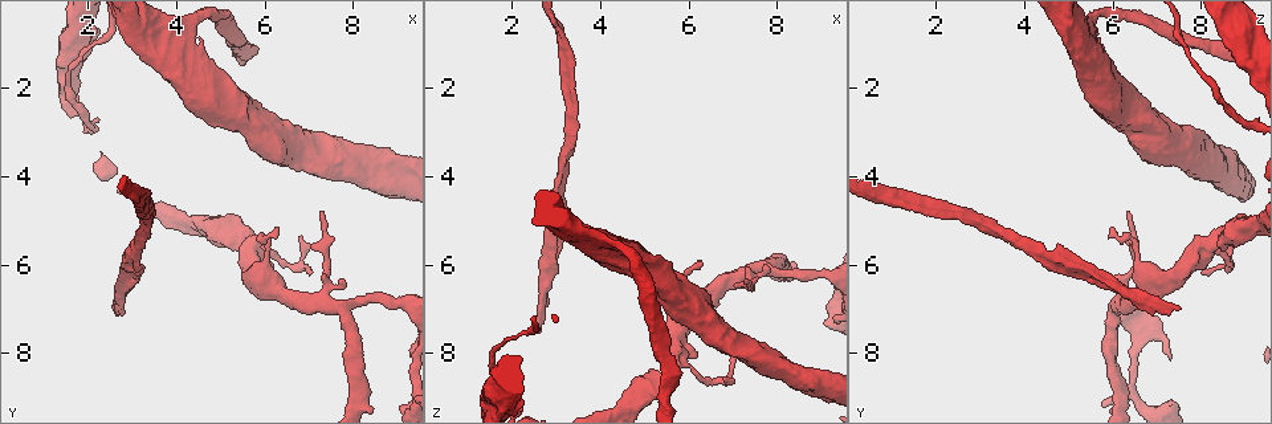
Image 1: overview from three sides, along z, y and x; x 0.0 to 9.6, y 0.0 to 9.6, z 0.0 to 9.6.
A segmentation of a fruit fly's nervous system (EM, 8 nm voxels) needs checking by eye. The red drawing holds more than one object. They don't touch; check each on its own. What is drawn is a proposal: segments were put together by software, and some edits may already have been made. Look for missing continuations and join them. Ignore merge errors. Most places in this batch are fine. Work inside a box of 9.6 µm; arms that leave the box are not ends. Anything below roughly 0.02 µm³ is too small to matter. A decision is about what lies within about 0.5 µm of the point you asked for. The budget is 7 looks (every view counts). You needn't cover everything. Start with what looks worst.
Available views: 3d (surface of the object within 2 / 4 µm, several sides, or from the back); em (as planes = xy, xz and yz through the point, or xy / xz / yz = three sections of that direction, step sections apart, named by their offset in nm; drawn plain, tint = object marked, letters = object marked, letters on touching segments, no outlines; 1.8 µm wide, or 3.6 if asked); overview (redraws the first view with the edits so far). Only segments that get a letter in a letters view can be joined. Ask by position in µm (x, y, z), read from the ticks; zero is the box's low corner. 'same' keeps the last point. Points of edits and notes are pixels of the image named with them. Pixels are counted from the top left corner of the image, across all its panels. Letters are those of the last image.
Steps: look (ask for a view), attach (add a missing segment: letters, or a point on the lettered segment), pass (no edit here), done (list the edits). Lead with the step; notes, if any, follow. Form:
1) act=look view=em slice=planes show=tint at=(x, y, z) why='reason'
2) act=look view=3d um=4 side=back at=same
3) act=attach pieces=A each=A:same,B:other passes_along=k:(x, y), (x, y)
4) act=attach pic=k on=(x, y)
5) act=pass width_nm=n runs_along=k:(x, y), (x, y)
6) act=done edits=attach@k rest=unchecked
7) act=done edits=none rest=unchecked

act=look view=3d um=2 at=(2.55, 7.05, 7.45) why='an open end'

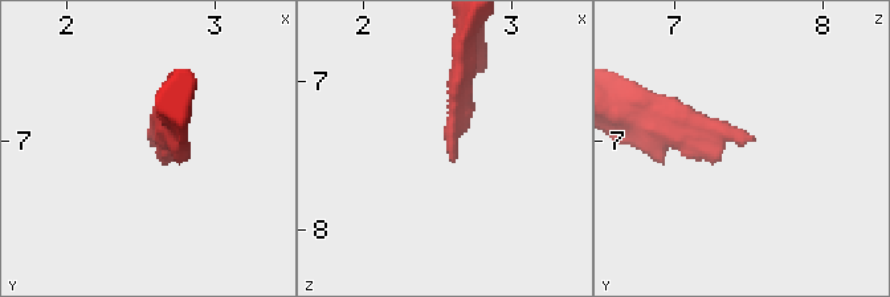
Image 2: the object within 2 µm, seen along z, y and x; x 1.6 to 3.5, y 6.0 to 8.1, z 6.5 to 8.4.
act=look view=em slice=planes show=tint at=(2.58, 6.96, 7.50)

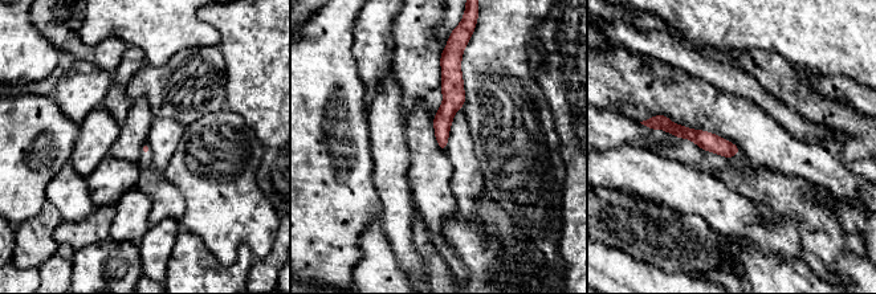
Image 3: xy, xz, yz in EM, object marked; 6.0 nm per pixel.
act=look view=em slice=planes show=letters at=same

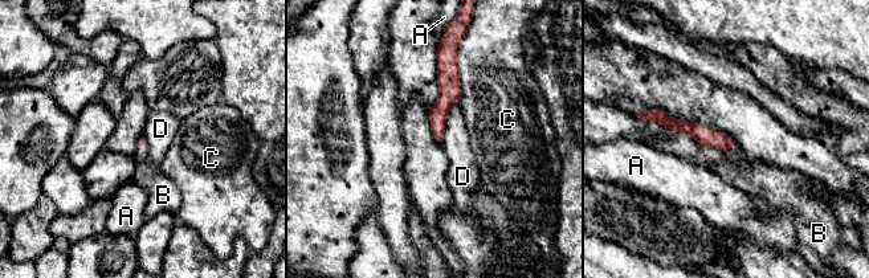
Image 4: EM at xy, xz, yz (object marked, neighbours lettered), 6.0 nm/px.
act=attach pieces=B each=A:other,B:same,C:other,D:other passes_along=4:(702, 134), (729, 147), (755, 178) found='the neuron continues'

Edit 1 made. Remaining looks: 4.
act=look view=overview

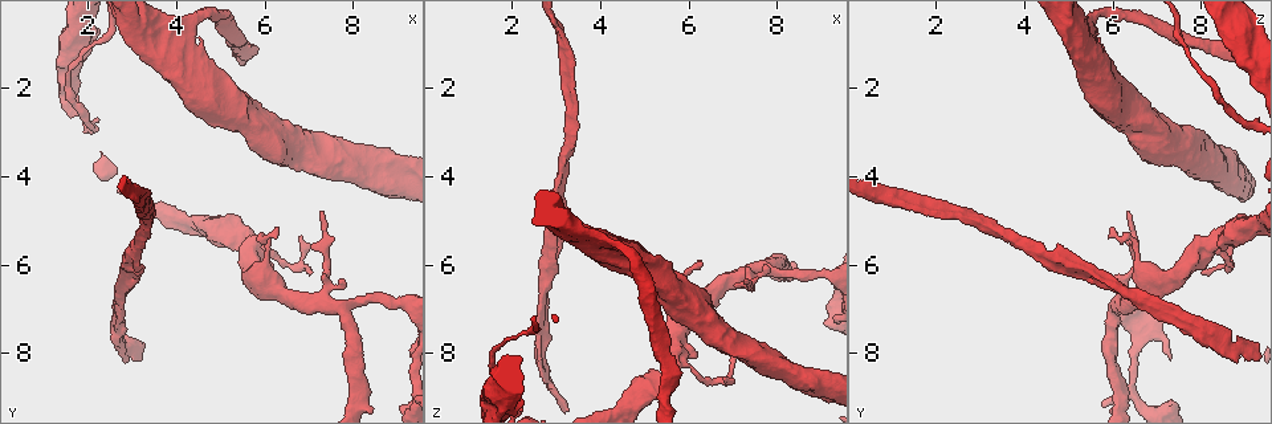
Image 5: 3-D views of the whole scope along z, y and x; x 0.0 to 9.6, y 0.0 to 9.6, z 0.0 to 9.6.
act=look view=em slice=xz step=8 show=letters at=(4.45, 0.80, 5.75) why='stops while still wide'

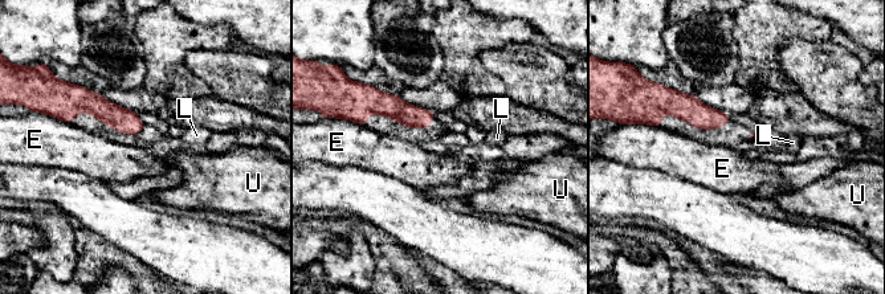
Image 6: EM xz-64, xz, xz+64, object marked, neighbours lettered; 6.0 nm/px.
act=look view=em slice=planes show=letters at=same

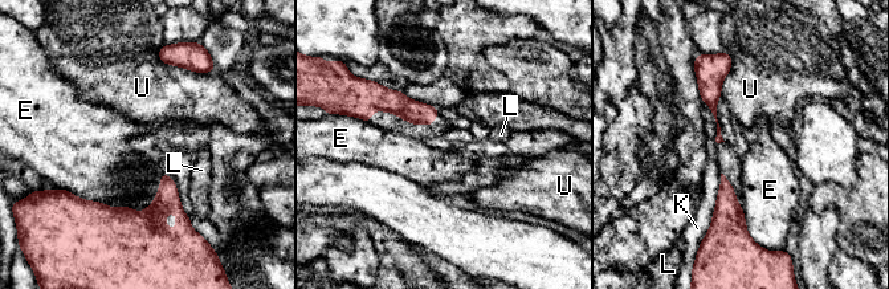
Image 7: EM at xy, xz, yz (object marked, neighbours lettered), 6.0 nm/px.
act=pass each=E:other,K:other,L:other,U:other border=7:(68, 190), (89, 200), (125, 207) found='no lettered segment goes on from it'

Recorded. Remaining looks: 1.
act=done edits=attach@4 rest=unchecked

